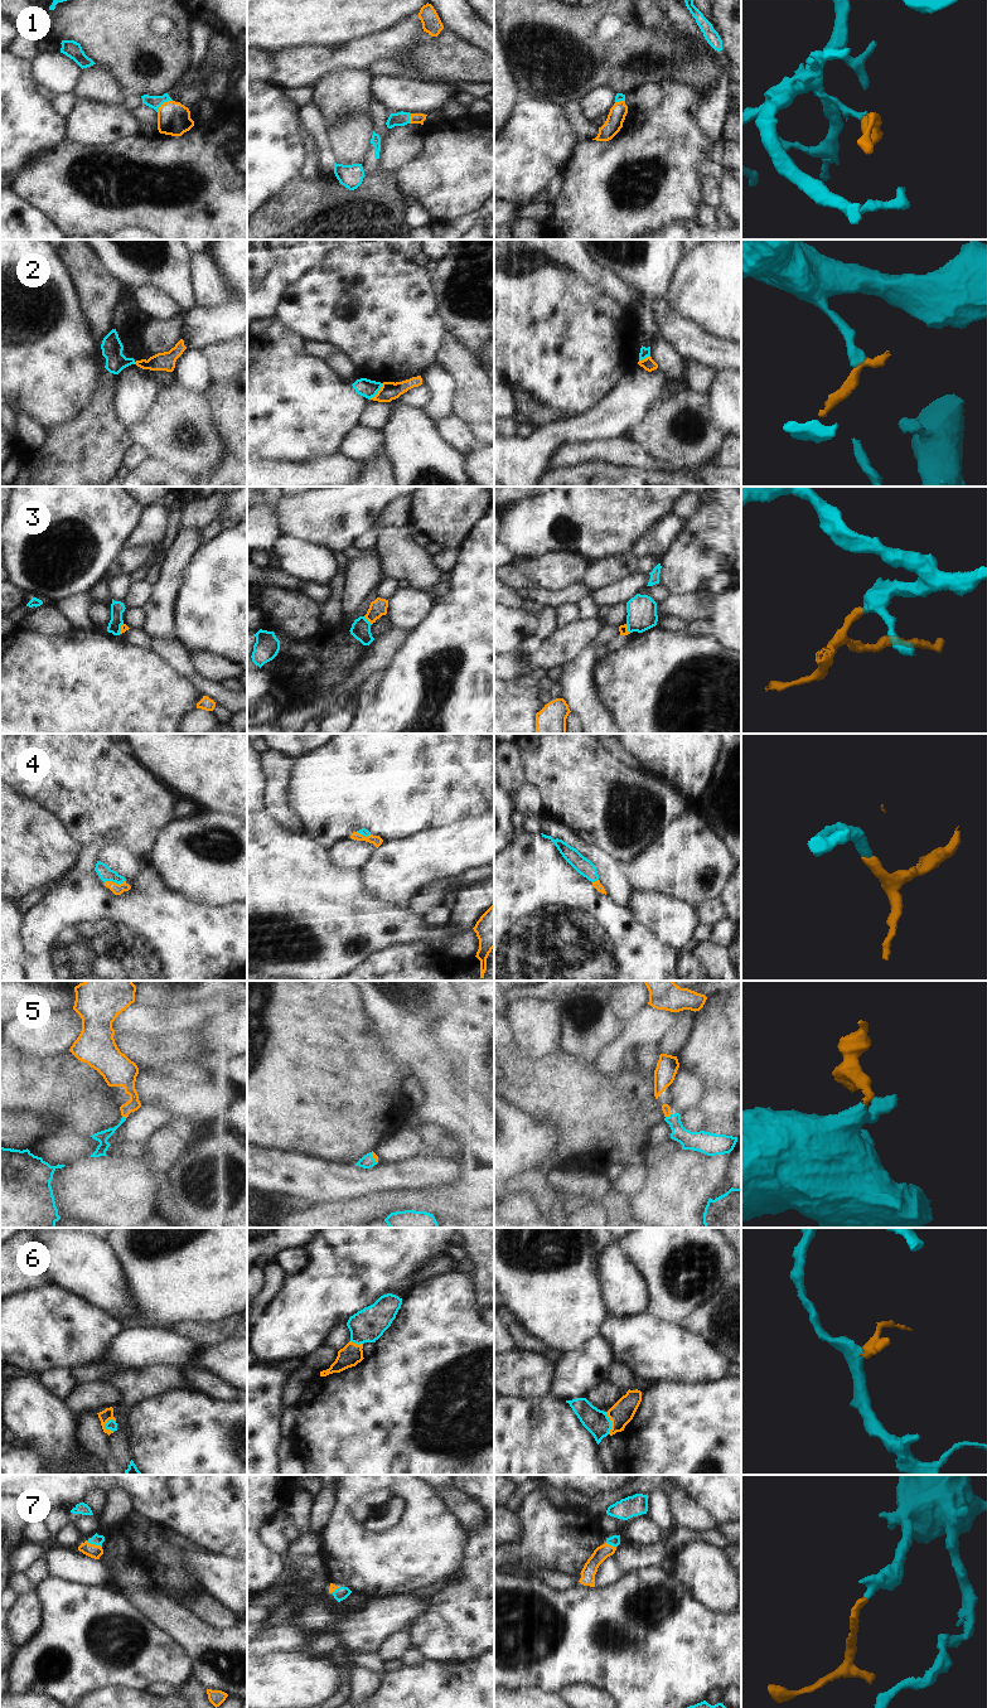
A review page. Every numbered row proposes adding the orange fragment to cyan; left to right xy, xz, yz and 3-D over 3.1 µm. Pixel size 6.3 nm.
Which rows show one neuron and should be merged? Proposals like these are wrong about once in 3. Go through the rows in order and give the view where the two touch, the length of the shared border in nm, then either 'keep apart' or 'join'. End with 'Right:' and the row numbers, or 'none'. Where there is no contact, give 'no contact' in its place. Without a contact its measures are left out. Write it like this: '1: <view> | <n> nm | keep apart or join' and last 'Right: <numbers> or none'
1: xy | 130 nm | join
2: xz | 130 nm | keep apart
3: xz | 80 nm | keep apart
4: xy | 140 nm | join
5: xy | 30 nm | join
6: xy | 90 nm | join
7: xy | 110 nm | join
Right: 1, 4, 5, 6, 7

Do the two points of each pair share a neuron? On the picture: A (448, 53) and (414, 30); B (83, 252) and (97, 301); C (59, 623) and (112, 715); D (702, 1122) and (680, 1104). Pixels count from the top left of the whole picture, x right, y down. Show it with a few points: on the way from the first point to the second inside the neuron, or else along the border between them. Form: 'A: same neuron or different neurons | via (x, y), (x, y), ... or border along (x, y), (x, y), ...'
A: different neurons | border along (422, 30), (419, 42), (410, 51), (397, 53)
B: same neuron | via (83, 265), (97, 289)
C: different neurons | border along (72, 629), (58, 634), (37, 634), (34, 632)
D: different neurons | border along (698, 1106), (693, 1106), (681, 1114)

